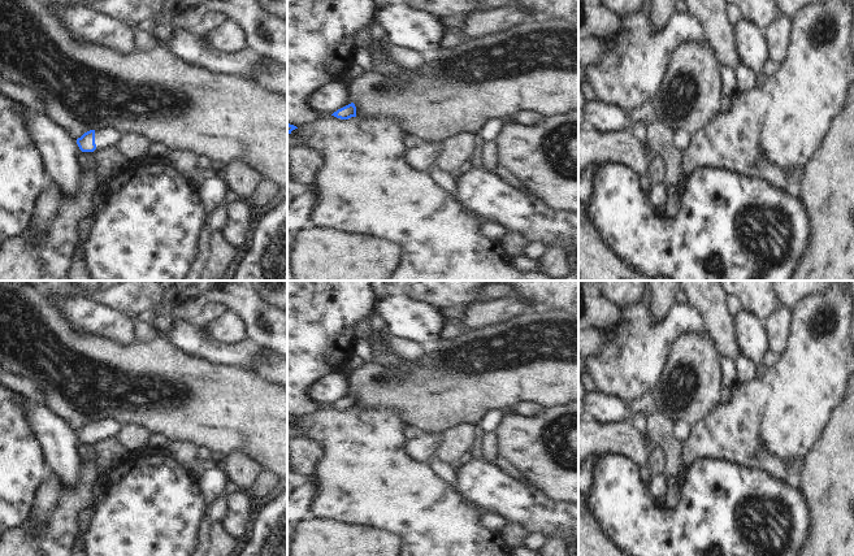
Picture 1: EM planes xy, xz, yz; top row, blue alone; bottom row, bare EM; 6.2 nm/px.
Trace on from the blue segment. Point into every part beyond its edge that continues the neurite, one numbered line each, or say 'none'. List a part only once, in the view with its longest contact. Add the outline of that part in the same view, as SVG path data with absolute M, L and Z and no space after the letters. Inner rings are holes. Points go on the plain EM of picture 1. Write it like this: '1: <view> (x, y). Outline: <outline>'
1: xy (109, 426). Outline: M99 418L95 421L96 439L117 435L125 422L116 418Z

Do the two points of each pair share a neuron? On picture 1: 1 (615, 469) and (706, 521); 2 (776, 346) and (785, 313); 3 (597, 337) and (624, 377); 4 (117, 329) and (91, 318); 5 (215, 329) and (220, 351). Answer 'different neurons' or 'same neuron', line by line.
1: same neuron
2: same neuron
3: different neurons
4: same neuron
5: different neurons

